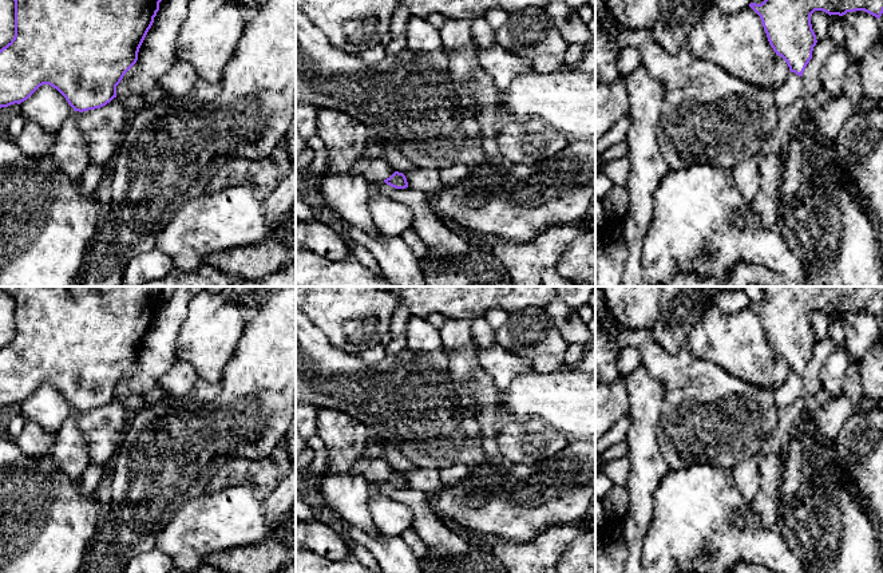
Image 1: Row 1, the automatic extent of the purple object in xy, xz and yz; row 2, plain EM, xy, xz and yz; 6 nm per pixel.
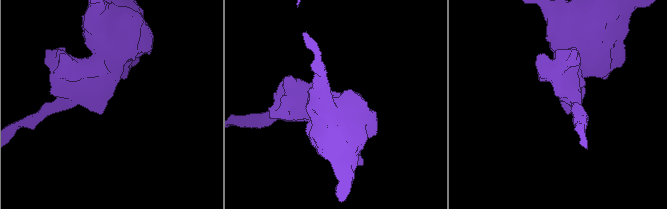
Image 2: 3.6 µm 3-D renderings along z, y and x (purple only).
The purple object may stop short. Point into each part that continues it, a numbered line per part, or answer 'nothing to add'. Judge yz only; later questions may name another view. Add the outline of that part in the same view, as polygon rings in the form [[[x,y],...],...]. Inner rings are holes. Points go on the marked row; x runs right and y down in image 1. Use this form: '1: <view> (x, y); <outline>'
nothing to add

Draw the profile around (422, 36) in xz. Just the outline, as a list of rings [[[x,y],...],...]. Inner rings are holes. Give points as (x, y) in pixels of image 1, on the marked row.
[[[411,16],[407,23],[407,47],[412,52],[436,52],[443,50],[440,29],[425,19]]]

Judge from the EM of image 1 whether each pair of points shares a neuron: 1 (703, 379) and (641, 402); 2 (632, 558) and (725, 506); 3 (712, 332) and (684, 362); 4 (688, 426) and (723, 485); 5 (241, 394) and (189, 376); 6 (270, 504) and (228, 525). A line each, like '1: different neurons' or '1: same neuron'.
1: different neurons
2: different neurons
3: different neurons
4: different neurons
5: different neurons
6: different neurons

